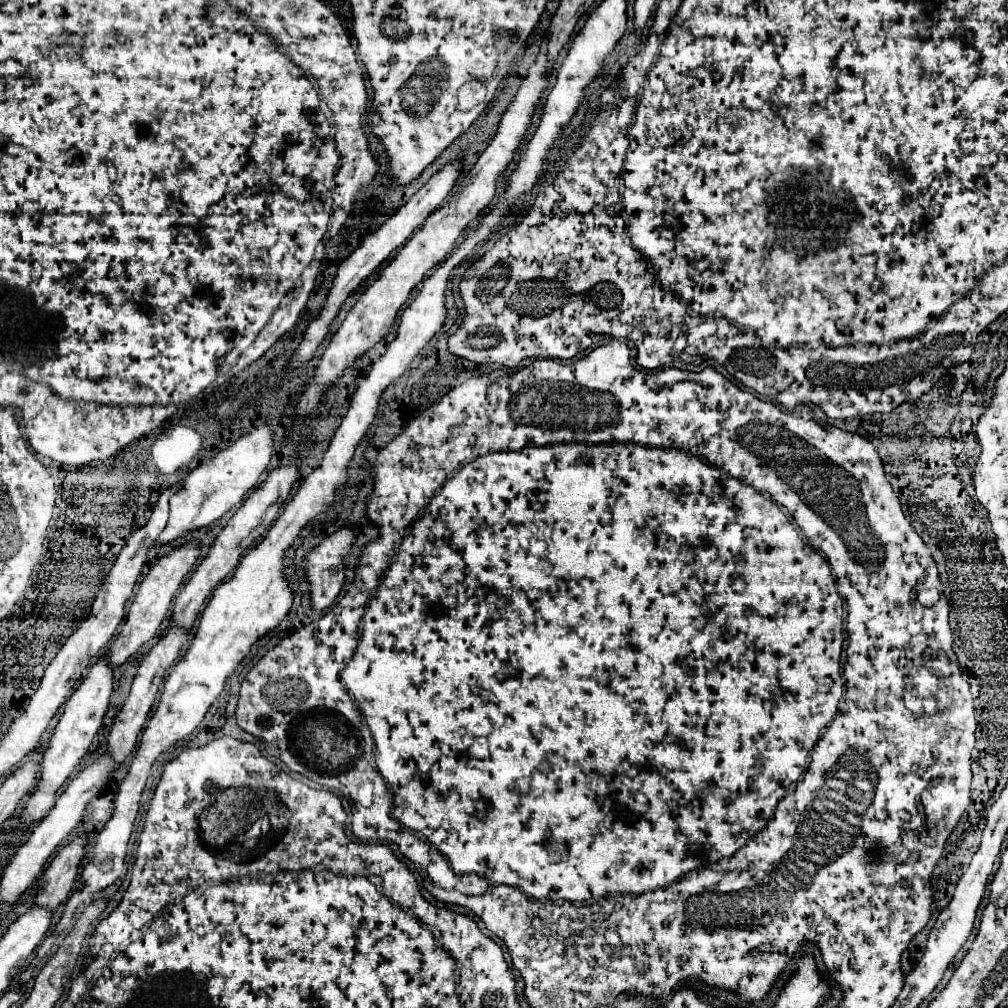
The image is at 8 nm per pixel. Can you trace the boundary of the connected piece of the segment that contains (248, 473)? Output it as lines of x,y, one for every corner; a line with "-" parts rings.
257,426
247,436
241,436
235,444
221,450
213,460
197,466
191,470
183,482
181,488
171,496
171,514
167,520
165,530
155,540
157,546
167,546
173,540
201,528
209,528
213,522
217,522
225,512
229,512
233,506
241,504
243,498
255,488
259,476
267,472
269,460
273,452
273,430
269,426

